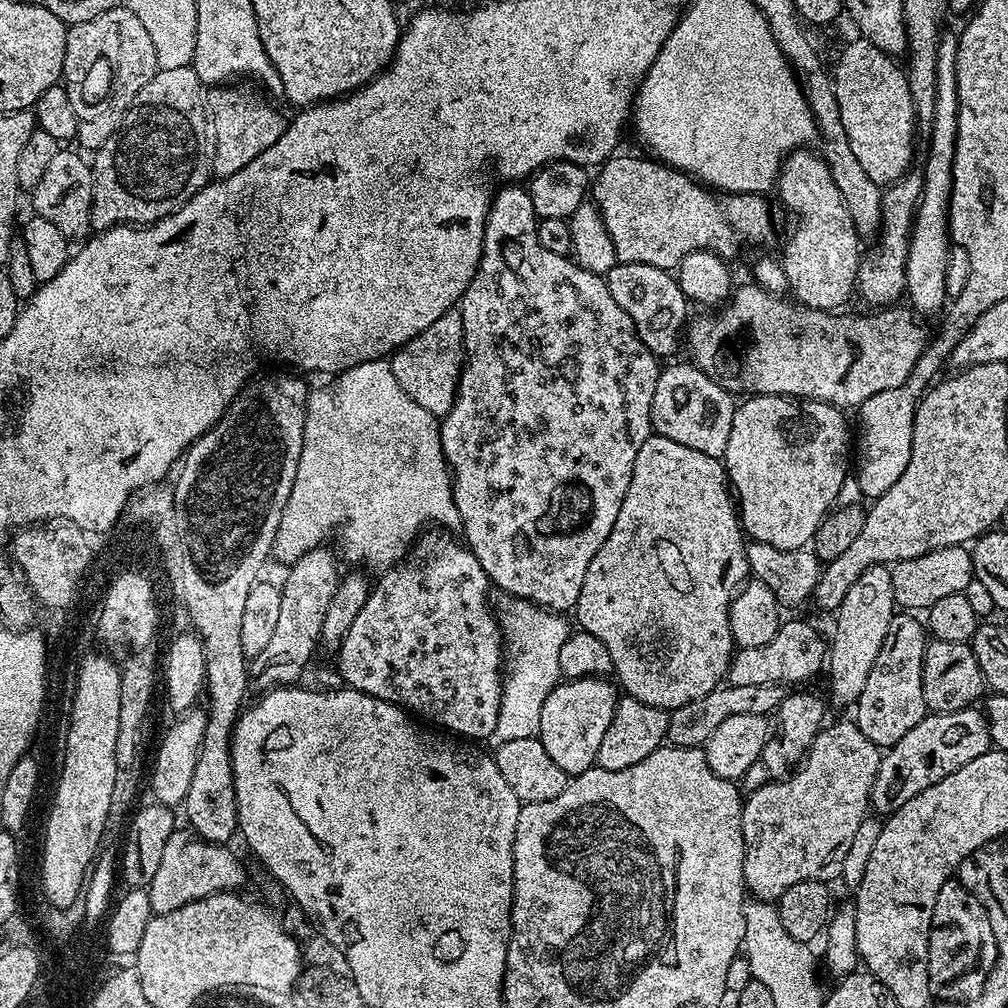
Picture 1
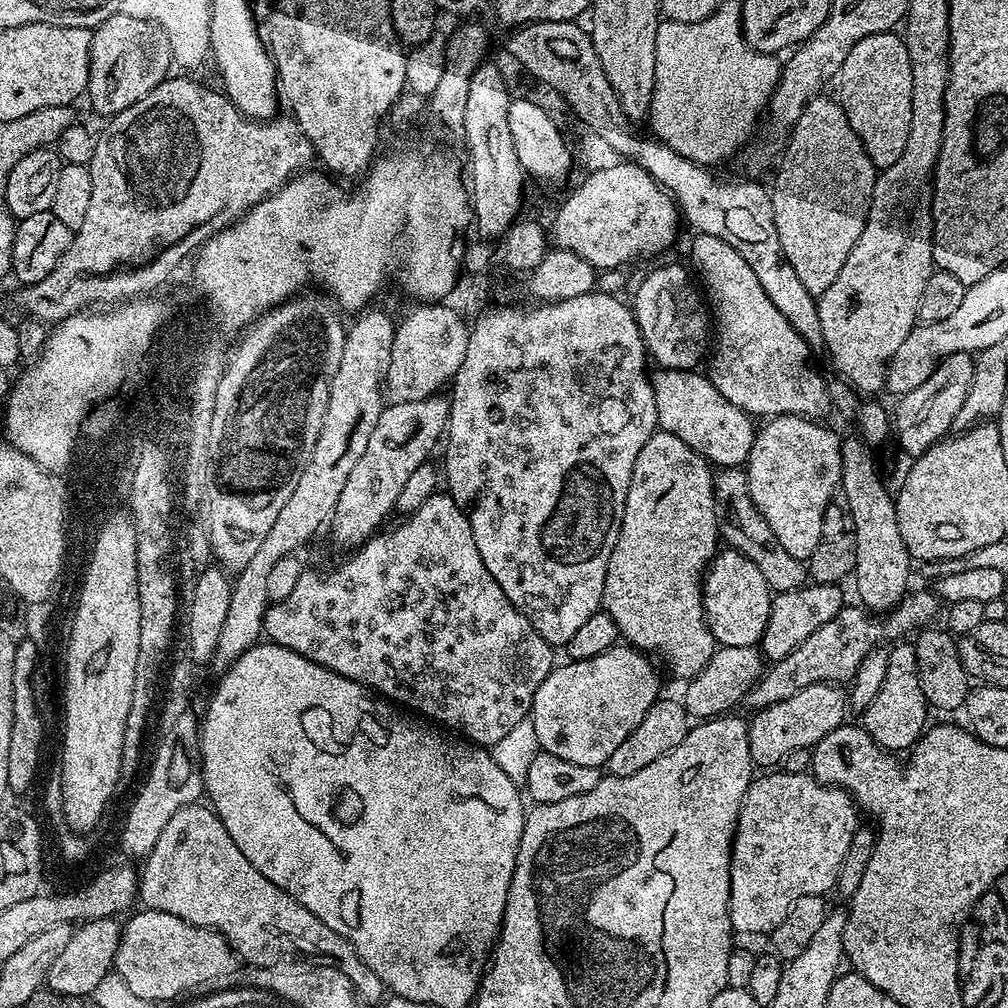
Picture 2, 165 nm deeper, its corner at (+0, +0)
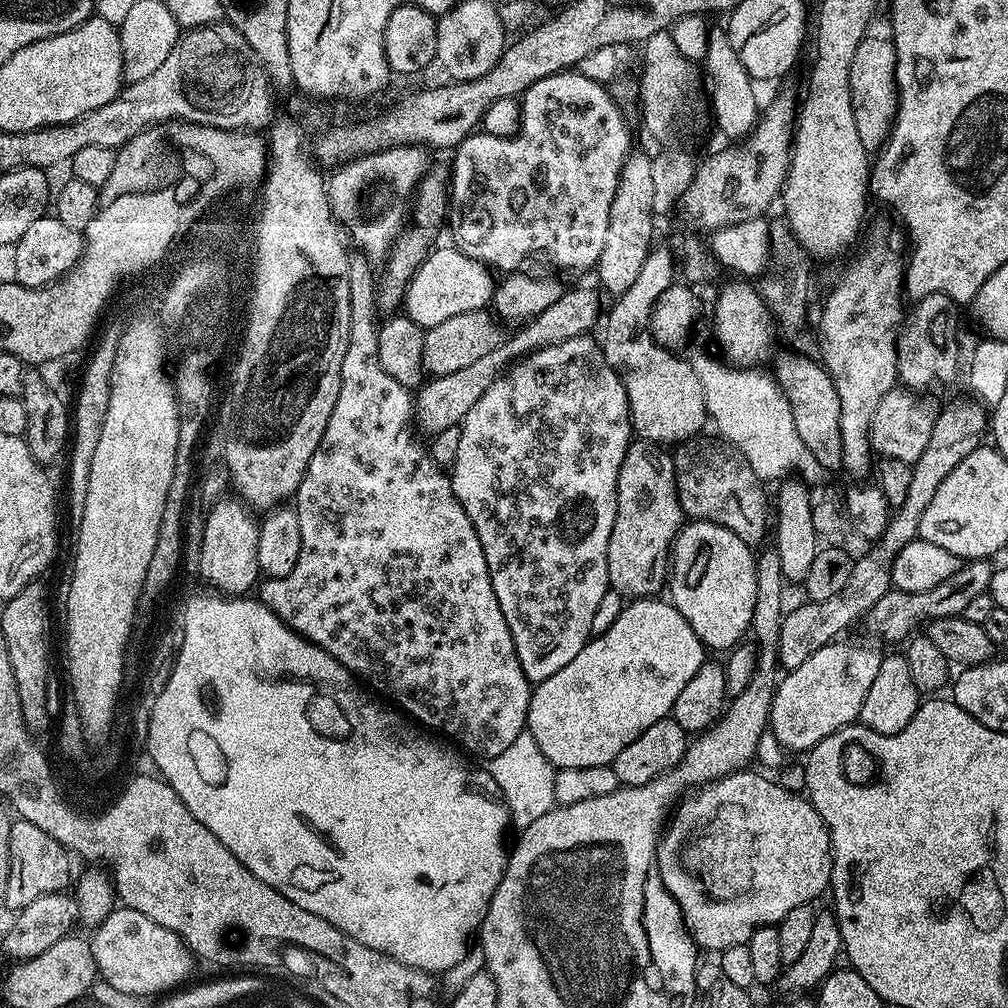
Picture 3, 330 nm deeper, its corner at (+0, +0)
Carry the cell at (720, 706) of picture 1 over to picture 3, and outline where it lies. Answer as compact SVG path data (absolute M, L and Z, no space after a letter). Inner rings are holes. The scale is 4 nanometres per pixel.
M969 560L961 563L960 569L932 590L923 590L921 593L906 593L897 590L889 590L878 601L878 606L870 610L866 617L866 625L876 636L884 640L907 641L917 631L916 624L927 625L929 620L938 618L950 618L951 616L963 616L966 605L978 594L988 591L990 578L994 568L988 560Z

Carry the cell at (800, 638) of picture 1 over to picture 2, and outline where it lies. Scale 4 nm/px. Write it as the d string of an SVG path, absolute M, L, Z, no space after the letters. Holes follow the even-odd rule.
M726 646L717 647L716 653L702 666L698 675L687 681L688 688L682 695L682 703L689 717L703 722L714 716L728 714L733 711L736 703L743 701L748 691L756 685L765 671L766 661L756 646Z

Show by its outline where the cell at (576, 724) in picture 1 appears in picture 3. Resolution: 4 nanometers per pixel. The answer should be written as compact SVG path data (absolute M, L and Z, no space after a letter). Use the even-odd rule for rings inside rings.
M636 598L625 603L622 614L614 618L614 626L601 636L592 636L582 650L558 674L535 685L528 703L526 731L538 742L538 750L546 754L553 768L581 768L611 764L614 758L654 722L669 719L674 701L686 682L698 674L706 662L704 643L690 630L690 622L678 614L667 599Z

